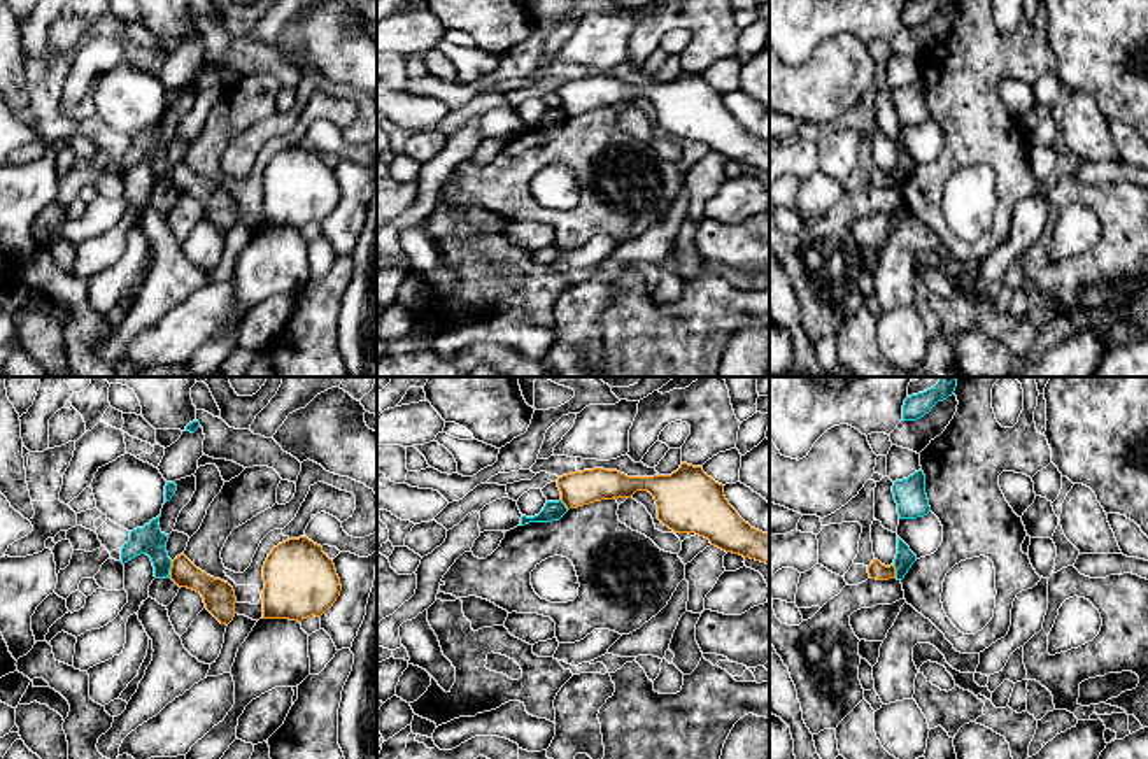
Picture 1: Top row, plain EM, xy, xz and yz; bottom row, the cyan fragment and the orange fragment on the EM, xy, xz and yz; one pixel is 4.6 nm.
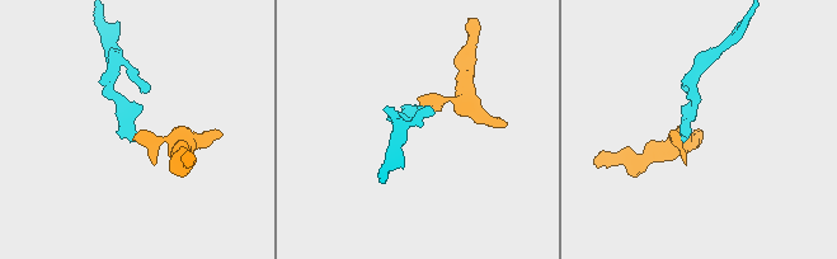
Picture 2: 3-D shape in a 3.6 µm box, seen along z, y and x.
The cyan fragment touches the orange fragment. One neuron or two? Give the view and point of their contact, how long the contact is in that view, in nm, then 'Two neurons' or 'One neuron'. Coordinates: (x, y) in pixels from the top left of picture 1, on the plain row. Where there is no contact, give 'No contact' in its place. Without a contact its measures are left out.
Touches cyan at xy (169, 177). Shared border 80 nm. Two neurons

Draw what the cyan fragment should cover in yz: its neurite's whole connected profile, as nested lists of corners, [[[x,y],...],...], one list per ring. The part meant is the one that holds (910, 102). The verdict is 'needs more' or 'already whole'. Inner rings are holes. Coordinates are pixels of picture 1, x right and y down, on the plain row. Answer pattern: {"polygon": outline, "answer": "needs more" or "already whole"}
{"polygon": [[[922,77],[915,79],[908,86],[896,88],[892,100],[897,110],[899,126],[917,126],[931,119],[925,102],[925,82]]], "answer": "already whole"}

